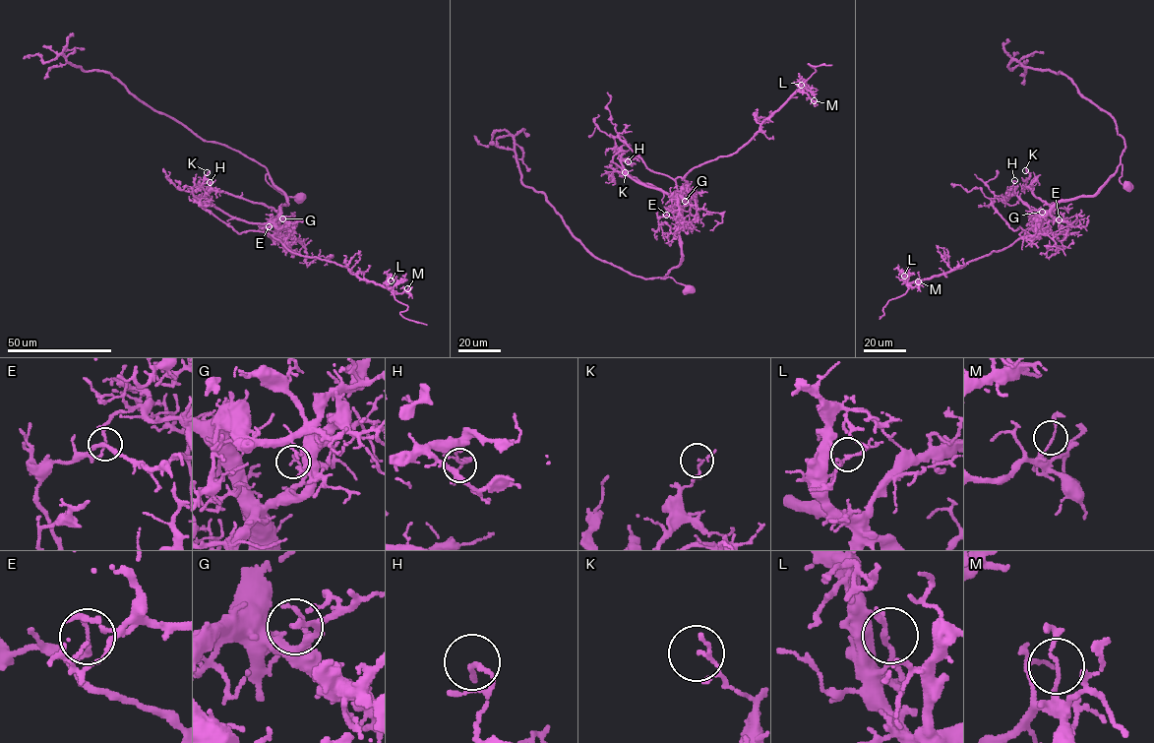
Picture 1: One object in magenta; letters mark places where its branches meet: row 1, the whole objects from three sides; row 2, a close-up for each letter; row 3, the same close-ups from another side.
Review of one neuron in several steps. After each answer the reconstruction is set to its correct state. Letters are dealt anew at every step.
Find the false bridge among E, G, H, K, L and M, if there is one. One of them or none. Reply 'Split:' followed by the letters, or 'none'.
Split: E

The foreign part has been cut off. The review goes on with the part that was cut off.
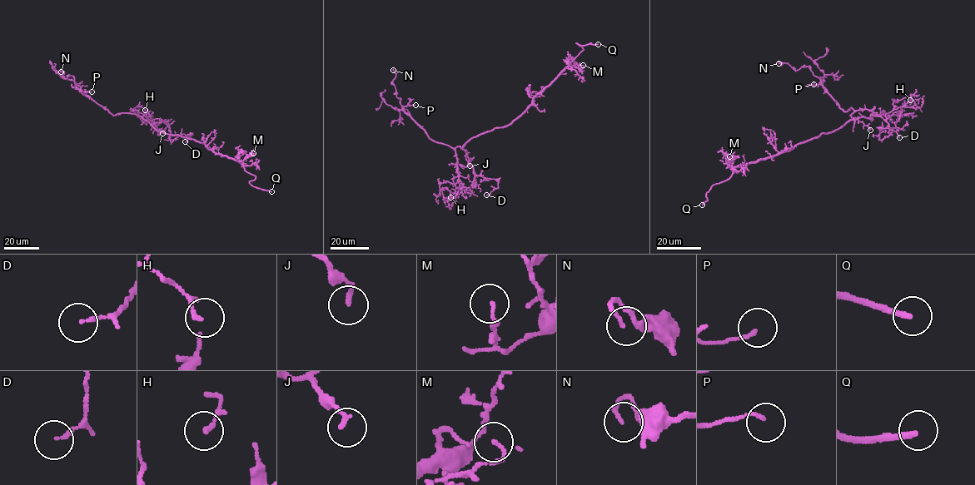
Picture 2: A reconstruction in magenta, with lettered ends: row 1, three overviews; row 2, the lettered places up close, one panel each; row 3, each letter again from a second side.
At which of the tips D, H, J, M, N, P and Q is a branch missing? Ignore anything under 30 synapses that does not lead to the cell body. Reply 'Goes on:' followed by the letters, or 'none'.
Goes on: Q

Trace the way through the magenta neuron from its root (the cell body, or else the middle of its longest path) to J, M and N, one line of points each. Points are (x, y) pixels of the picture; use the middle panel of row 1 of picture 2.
J: (486, 132), (471, 137), (463, 147), (470, 165)
M: (486, 132), (510, 124), (520, 116), (538, 94), (569, 64), (583, 65)
N: (486, 132), (471, 137), (462, 148), (453, 148), (434, 141), (403, 110), (392, 82), (395, 76), (393, 70)

